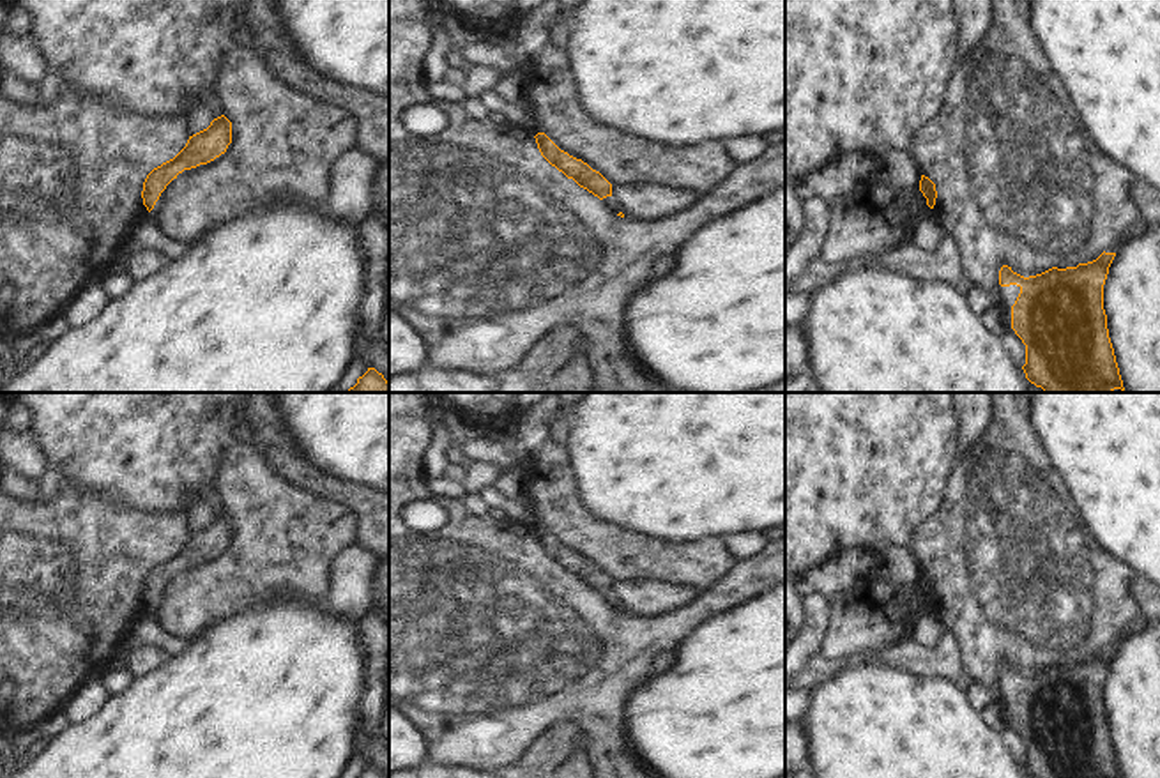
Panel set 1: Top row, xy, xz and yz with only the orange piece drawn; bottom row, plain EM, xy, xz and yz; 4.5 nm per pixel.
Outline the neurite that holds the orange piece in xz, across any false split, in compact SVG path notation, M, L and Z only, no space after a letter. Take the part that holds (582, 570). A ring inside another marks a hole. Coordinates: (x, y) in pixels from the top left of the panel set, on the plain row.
M538 529L534 534L541 552L568 575L573 575L599 596L612 592L612 580L599 568L561 546L545 529Z

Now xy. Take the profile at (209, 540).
M221 511L210 522L189 532L186 543L170 557L154 564L143 578L143 601L150 608L166 582L184 566L207 561L226 548L232 539L232 518Z

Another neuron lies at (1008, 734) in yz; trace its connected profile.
M1011 723L1010 725L1003 725L1001 739L1004 741L1008 750L1011 751L1011 755L1019 762L1026 760L1026 741L1022 739L1022 736L1015 730L1015 727Z

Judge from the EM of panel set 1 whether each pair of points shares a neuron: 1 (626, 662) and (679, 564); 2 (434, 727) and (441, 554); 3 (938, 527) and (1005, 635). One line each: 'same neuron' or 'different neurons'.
1: different neurons
2: same neuron
3: same neuron

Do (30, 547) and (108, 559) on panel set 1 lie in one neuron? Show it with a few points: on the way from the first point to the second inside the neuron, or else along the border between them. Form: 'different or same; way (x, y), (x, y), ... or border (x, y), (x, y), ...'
same; way (50, 547), (80, 547), (89, 550)

